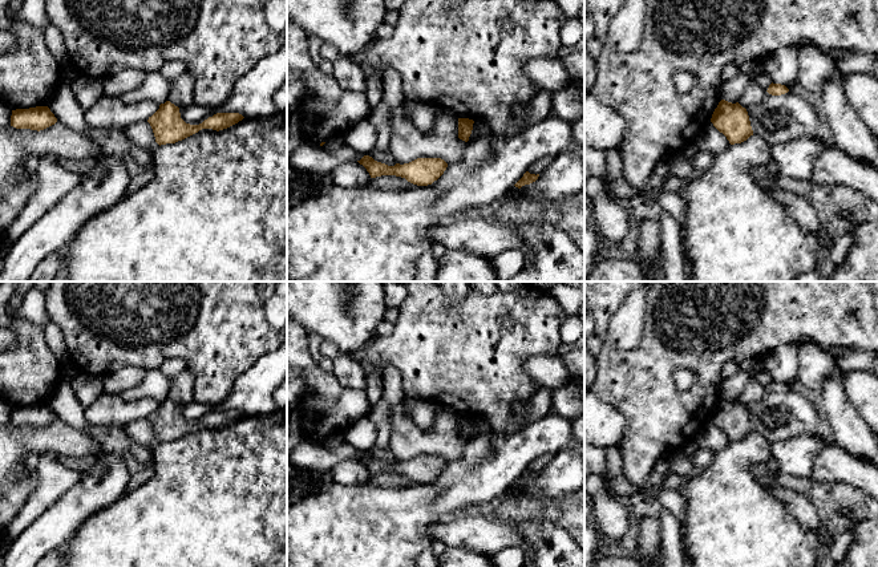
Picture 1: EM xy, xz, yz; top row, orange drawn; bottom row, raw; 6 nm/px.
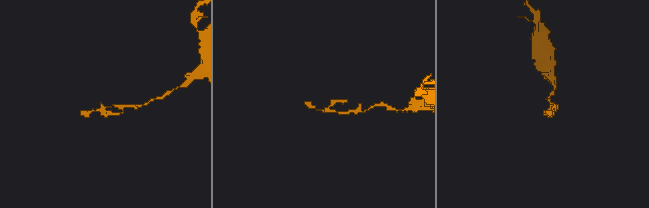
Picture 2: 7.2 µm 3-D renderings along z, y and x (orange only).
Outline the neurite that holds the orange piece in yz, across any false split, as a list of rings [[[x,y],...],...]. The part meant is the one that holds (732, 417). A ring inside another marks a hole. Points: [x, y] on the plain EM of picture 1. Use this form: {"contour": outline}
{"contour": [[[721,397],[711,420],[727,434],[731,442],[741,441],[753,433],[748,409],[739,400],[732,401]]]}

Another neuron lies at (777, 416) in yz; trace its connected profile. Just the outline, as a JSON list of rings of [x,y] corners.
[[[789,388],[781,393],[768,390],[746,409],[753,432],[769,444],[796,436],[818,434],[818,408],[802,389]]]

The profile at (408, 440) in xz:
[[[402,404],[391,412],[389,449],[400,462],[417,455],[441,455],[446,461],[457,459],[466,446],[465,438],[457,433],[458,413],[448,406],[434,410],[434,424],[422,430],[404,414]]]

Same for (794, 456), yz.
[[[796,436],[789,440],[770,444],[770,457],[776,461],[778,471],[810,478],[816,454],[829,446],[820,436]]]

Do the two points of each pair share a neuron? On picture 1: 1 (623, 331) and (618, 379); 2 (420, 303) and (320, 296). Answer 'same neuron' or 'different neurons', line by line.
1: different neurons
2: different neurons

